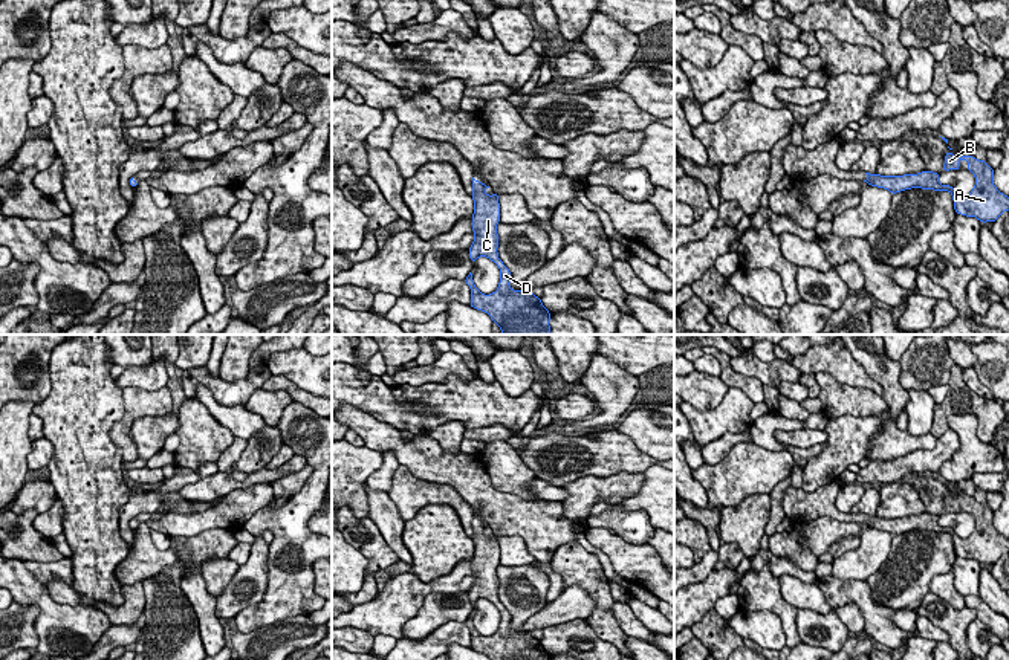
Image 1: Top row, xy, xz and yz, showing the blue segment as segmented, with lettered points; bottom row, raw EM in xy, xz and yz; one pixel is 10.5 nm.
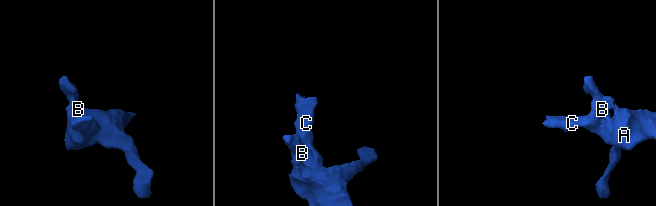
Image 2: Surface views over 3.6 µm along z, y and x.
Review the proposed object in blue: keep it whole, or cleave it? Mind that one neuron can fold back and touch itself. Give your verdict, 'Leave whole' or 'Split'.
Leave whole

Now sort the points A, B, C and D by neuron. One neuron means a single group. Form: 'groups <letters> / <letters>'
groups A B C D

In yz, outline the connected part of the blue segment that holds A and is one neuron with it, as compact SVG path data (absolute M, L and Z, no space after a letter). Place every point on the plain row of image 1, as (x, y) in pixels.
M952 490L945 497L943 513L949 512L960 512L960 503L968 504L968 513L971 513L975 519L975 527L968 538L960 538L951 527L942 527L939 524L939 515L933 513L922 513L917 516L904 516L904 518L881 518L881 516L870 516L865 515L868 519L864 522L871 529L888 532L891 536L911 532L911 530L922 530L922 532L934 532L934 533L949 533L954 542L955 556L962 556L966 559L975 559L981 565L995 564L1004 553L1009 553L1009 538L1004 538L997 532L994 527L994 510L988 507L986 503L977 503L974 498L954 498L951 495Z

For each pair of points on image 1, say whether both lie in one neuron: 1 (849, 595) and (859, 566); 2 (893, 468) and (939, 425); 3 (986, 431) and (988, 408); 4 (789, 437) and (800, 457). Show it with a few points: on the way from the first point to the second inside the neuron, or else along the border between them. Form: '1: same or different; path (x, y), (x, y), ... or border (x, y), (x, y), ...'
1: different; border (830, 575), (840, 579), (863, 581)
2: different; border (948, 428), (937, 439)
3: same; path (986, 425), (988, 414)
4: different; border (826, 440), (811, 446), (786, 445)

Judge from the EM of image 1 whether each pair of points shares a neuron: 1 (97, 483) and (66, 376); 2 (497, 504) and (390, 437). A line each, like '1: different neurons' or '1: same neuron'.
1: same neuron
2: same neuron

